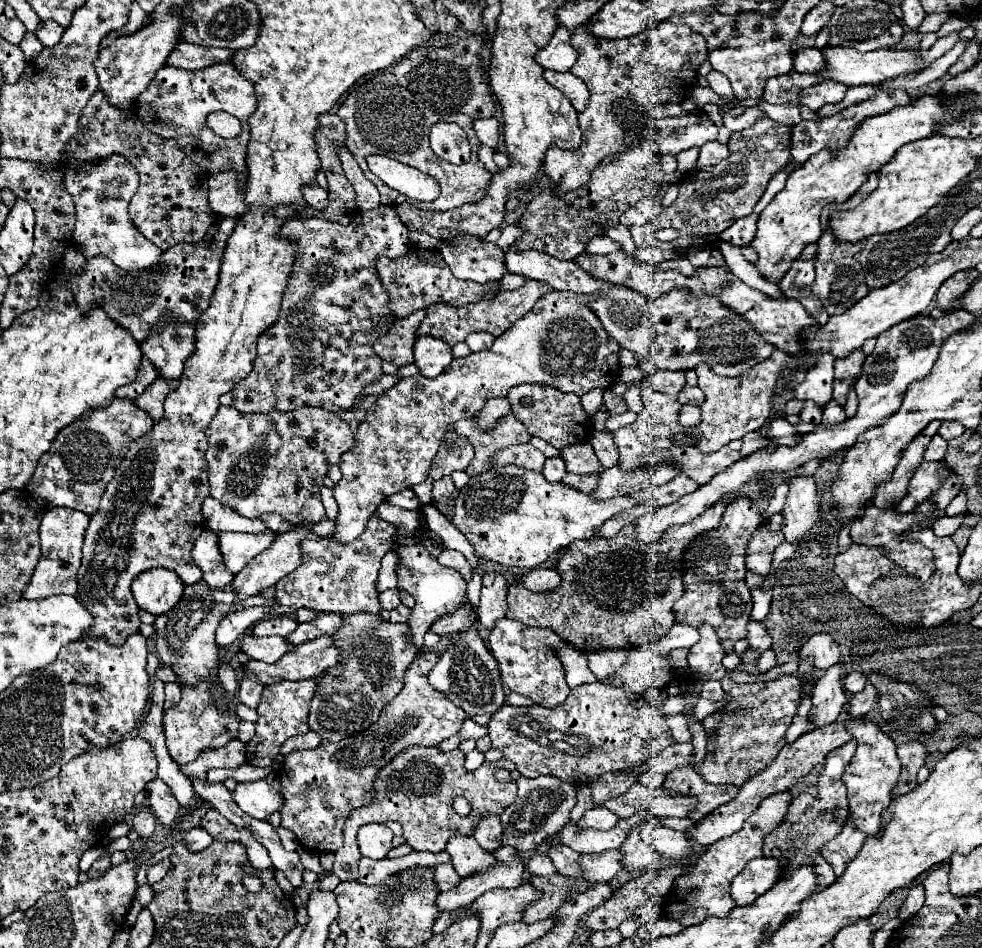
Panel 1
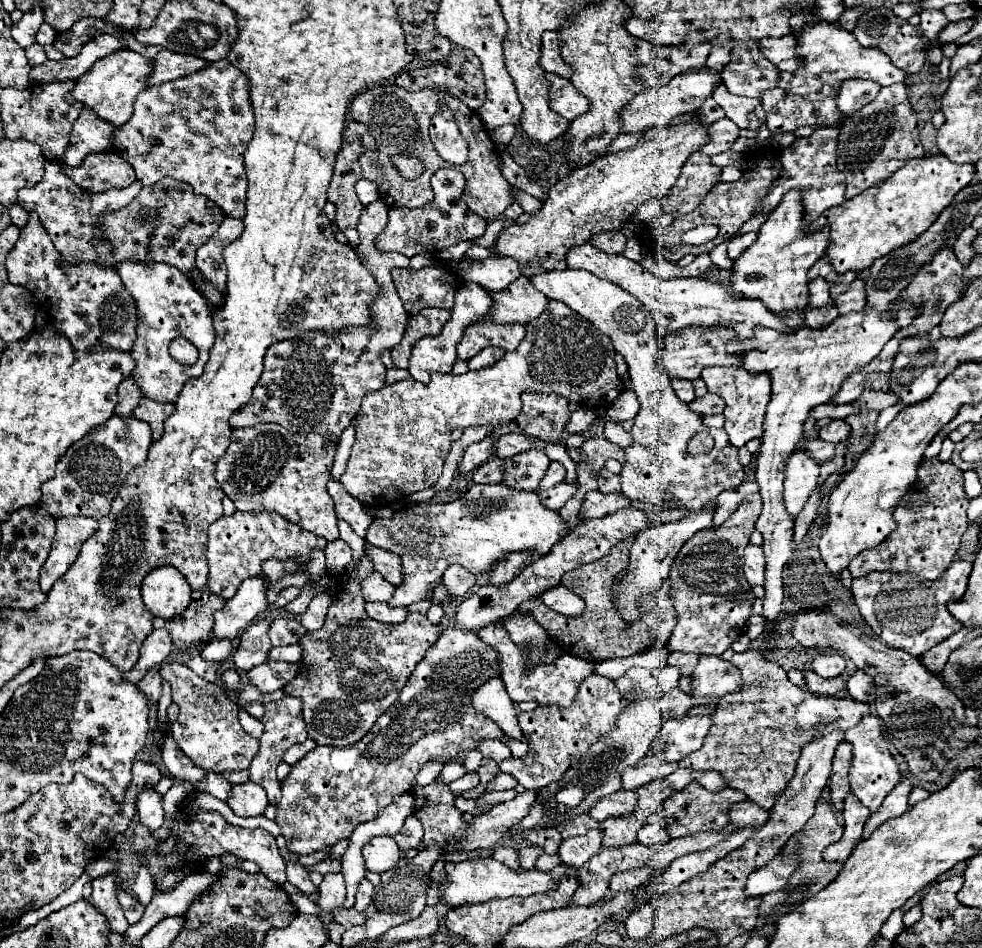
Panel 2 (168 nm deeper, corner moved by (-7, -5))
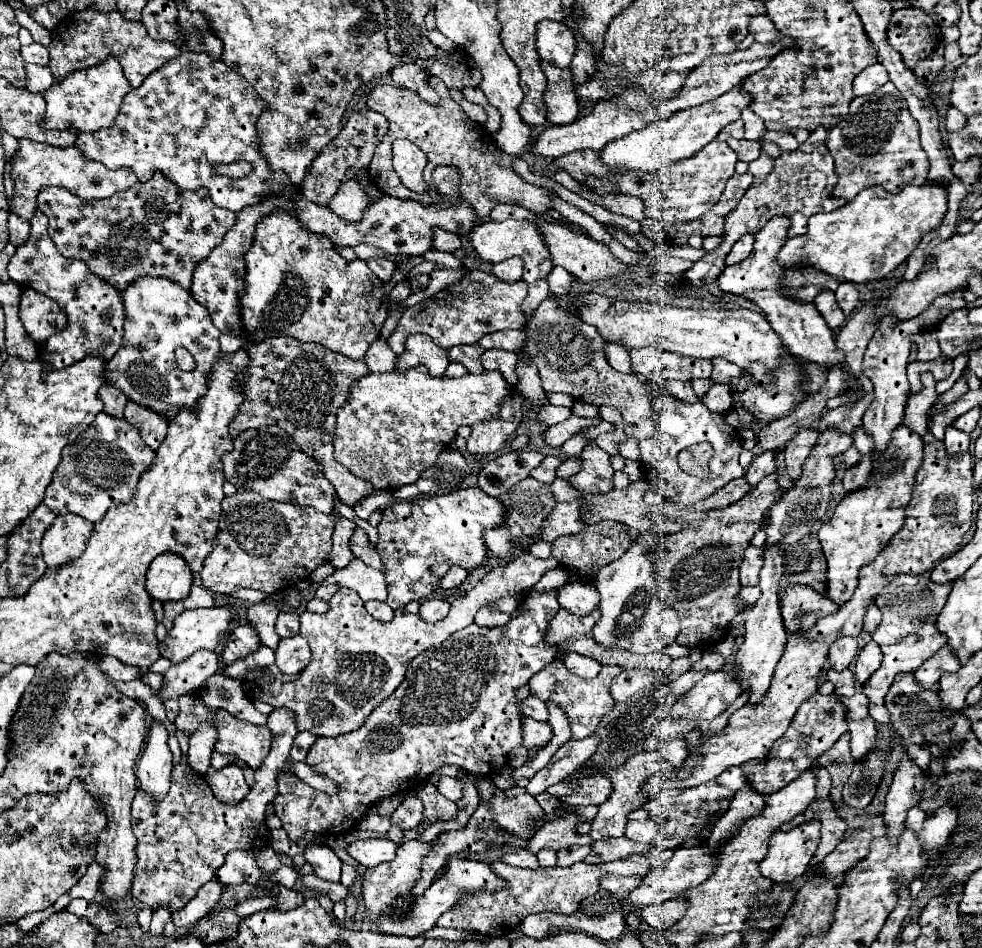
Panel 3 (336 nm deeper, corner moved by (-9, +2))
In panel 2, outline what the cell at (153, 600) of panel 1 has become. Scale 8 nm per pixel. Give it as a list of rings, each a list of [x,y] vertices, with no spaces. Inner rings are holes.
[[[158,567],[154,571],[150,571],[146,575],[146,579],[142,581],[142,599],[146,609],[154,615],[154,617],[162,617],[164,621],[174,619],[176,615],[182,615],[190,603],[190,585],[186,581],[186,577],[174,569],[174,567]]]

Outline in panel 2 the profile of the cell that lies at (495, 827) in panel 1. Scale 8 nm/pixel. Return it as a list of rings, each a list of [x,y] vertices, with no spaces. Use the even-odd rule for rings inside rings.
[[[496,845],[494,851],[492,851],[492,857],[494,857],[496,861],[504,863],[504,865],[510,867],[510,869],[520,869],[520,865],[518,865],[518,853],[516,853],[516,849],[512,849],[512,847]]]

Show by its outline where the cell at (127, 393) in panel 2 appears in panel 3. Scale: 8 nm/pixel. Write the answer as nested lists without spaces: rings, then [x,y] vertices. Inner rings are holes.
[[[104,384],[104,386],[100,386],[98,396],[100,396],[100,400],[104,402],[104,412],[106,412],[108,416],[112,416],[112,418],[122,418],[122,412],[124,412],[124,406],[126,406],[128,398],[126,398],[118,388],[114,388],[112,384],[110,384],[110,386]]]

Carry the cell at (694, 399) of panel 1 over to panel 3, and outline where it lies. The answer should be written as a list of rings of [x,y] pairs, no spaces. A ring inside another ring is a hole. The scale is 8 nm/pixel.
[[[714,382],[708,390],[708,394],[704,398],[700,398],[700,402],[710,410],[710,412],[718,412],[718,414],[728,414],[732,410],[732,396],[726,384],[718,384]]]

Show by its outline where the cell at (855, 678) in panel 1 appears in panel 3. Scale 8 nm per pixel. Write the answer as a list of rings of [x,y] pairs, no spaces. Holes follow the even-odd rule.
[[[870,640],[860,650],[860,654],[858,654],[856,662],[854,662],[854,674],[864,684],[880,668],[880,664],[882,664],[882,650],[874,640]]]

